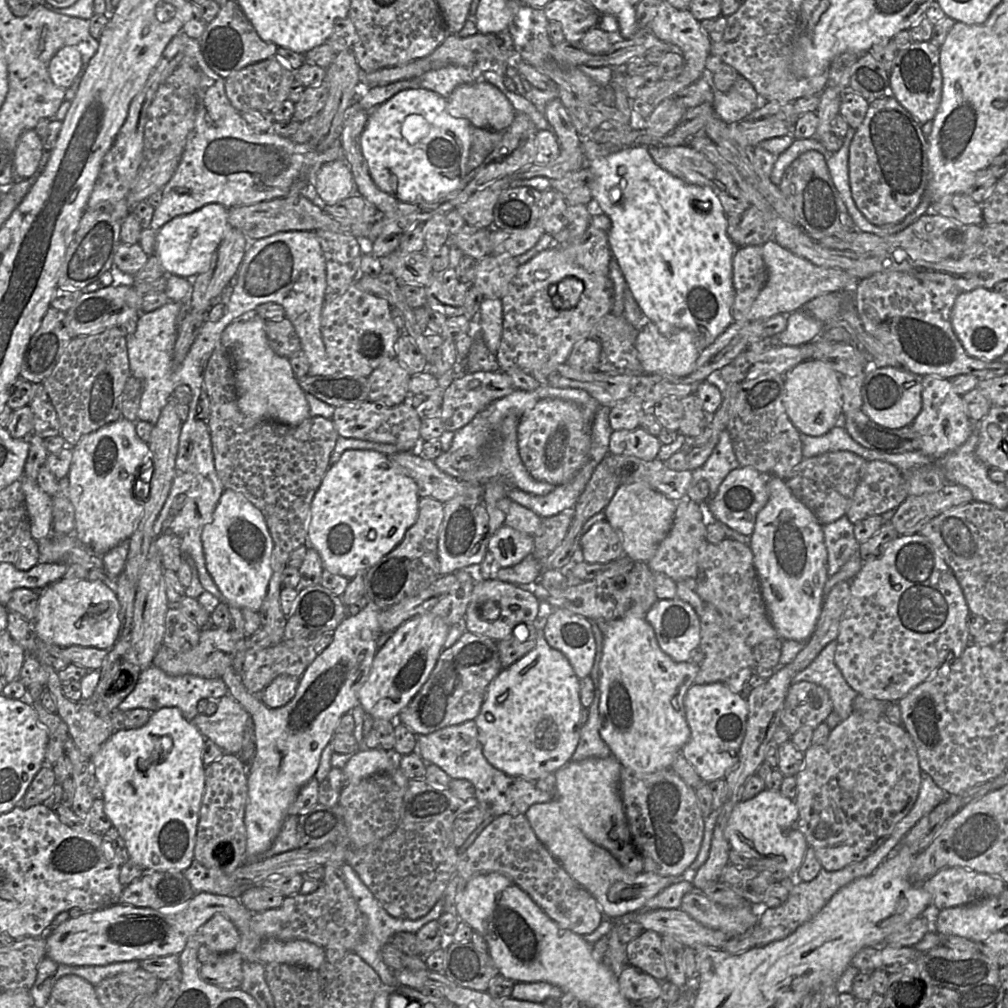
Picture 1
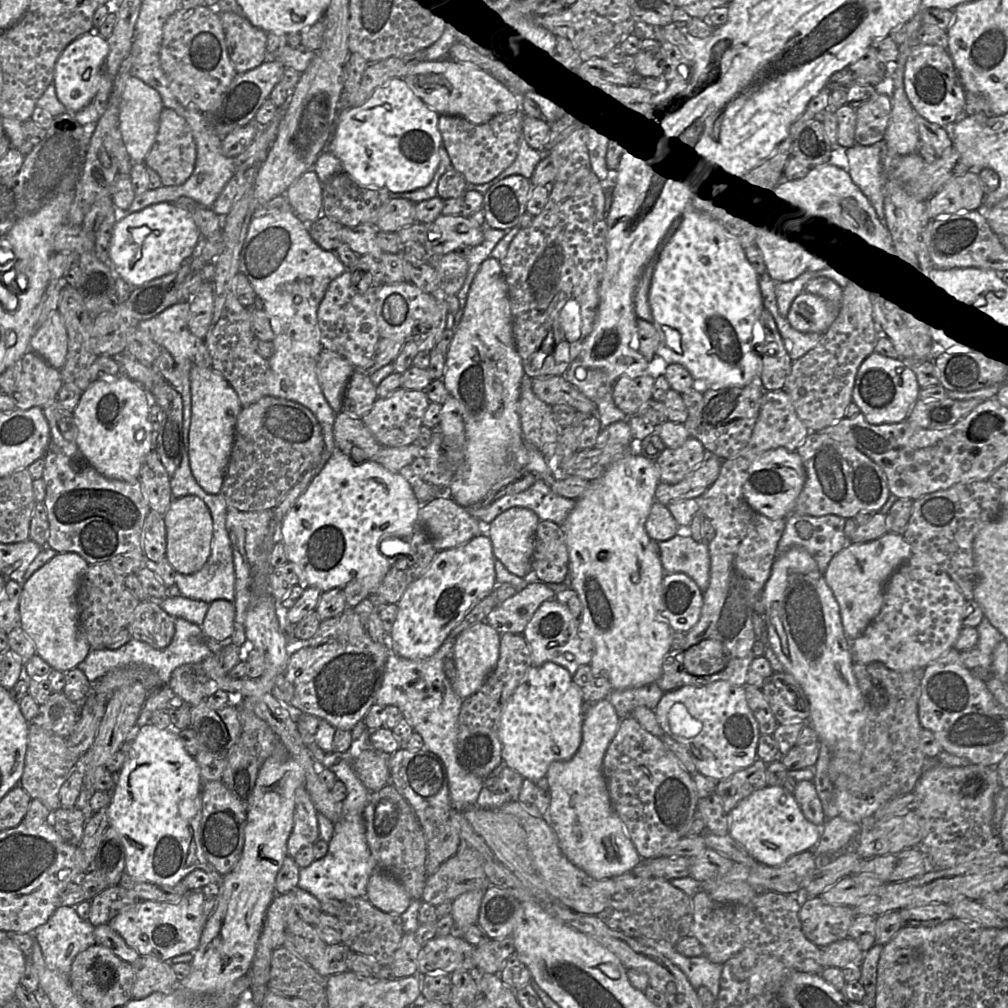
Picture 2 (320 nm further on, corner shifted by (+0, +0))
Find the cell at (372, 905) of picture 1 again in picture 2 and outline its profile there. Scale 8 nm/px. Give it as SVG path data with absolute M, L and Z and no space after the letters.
M353 751L343 753L344 757L329 767L337 779L346 785L347 795L342 801L341 817L334 823L334 833L328 842L328 852L323 858L315 859L309 866L300 868L299 871L298 887L311 893L319 901L326 898L345 901L355 897L366 897L368 880L378 867L367 843L363 818L363 811L371 792L353 768L350 756Z

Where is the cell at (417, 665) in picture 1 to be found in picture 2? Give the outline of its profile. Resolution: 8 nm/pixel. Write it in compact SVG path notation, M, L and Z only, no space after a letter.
M486 533L458 547L438 551L424 574L407 587L397 603L397 616L388 636L392 651L407 659L432 656L452 629L497 585L494 560Z

